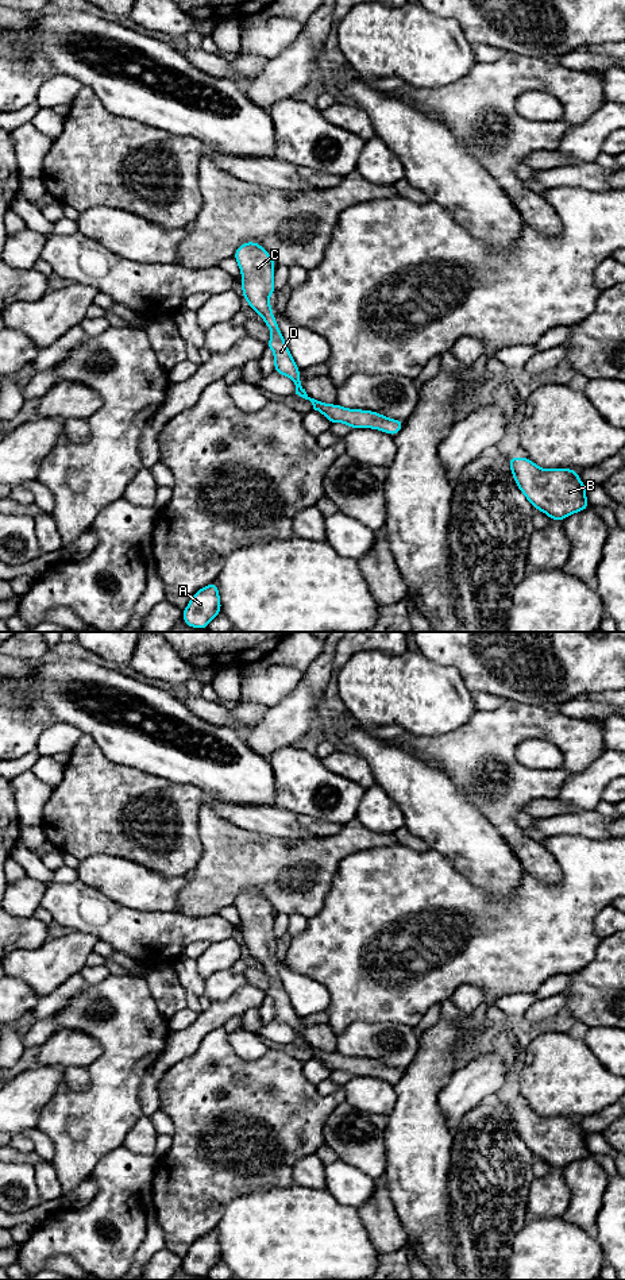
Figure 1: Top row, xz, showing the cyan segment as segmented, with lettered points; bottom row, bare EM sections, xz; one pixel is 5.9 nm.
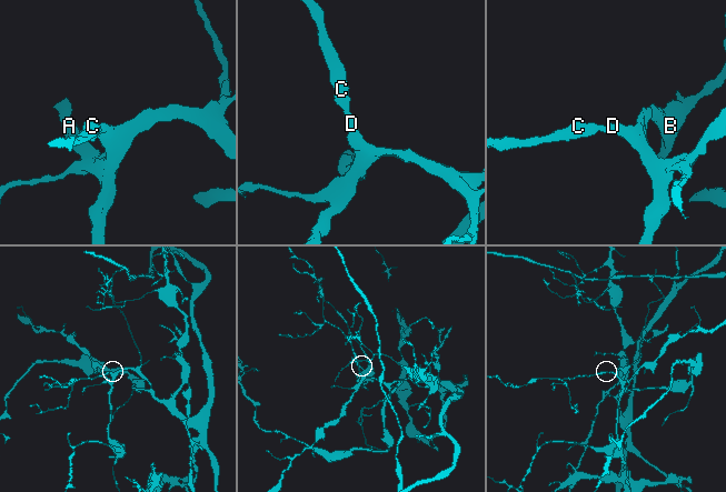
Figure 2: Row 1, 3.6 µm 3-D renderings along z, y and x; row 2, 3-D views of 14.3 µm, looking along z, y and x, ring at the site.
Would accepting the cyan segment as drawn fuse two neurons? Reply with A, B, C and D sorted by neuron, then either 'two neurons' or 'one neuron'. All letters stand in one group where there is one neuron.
A B C D | one neuron

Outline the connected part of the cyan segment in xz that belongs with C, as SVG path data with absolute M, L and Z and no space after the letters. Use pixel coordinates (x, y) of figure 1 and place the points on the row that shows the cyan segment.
M244 242L236 248L234 258L243 278L240 284L243 298L251 309L263 317L262 323L271 329L271 338L266 346L274 351L274 371L289 377L296 385L296 394L309 400L313 409L323 413L331 424L343 423L350 425L351 429L371 428L383 431L394 437L402 429L405 420L389 419L373 410L325 404L306 394L301 383L300 367L286 346L278 323L273 316L273 306L269 302L269 297L277 293L274 288L277 263L258 242Z

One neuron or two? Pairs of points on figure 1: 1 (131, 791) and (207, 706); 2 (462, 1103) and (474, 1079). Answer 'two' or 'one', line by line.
1: two
2: one

